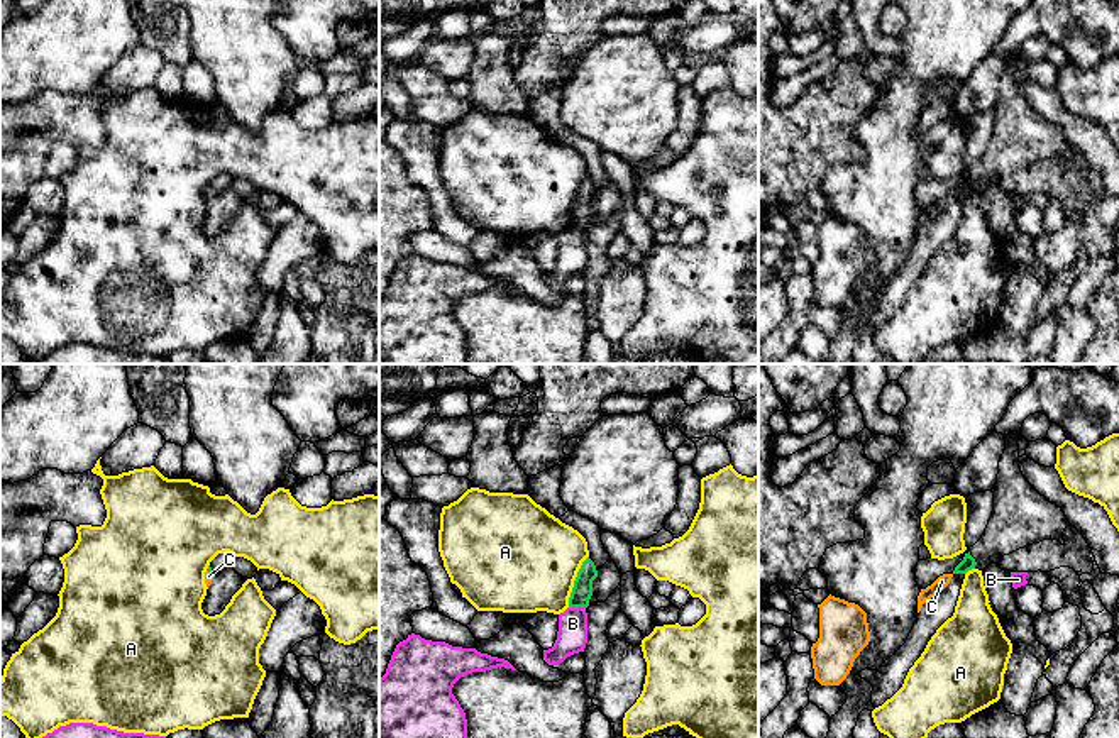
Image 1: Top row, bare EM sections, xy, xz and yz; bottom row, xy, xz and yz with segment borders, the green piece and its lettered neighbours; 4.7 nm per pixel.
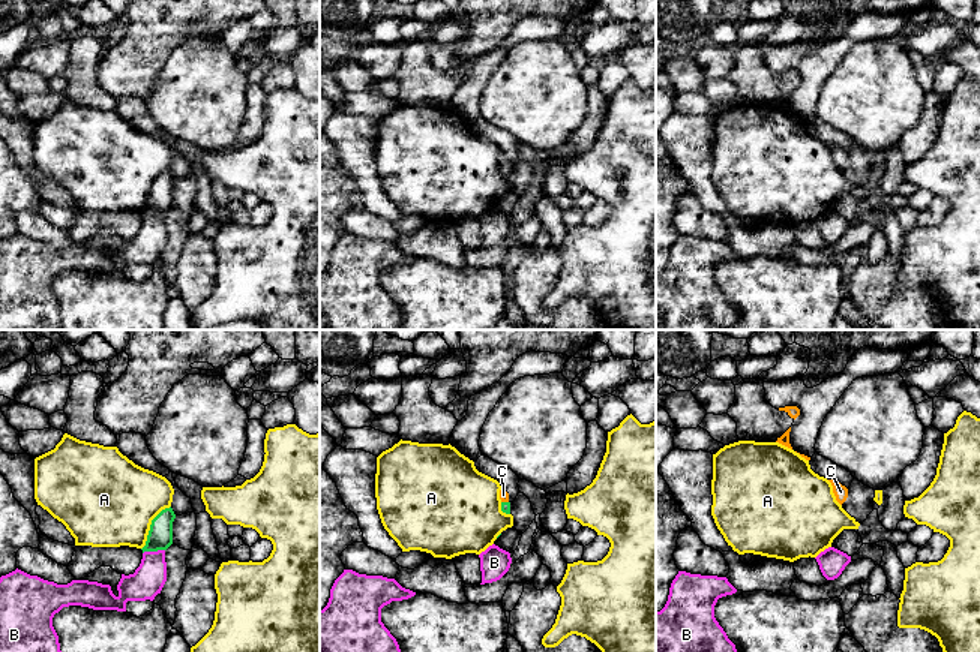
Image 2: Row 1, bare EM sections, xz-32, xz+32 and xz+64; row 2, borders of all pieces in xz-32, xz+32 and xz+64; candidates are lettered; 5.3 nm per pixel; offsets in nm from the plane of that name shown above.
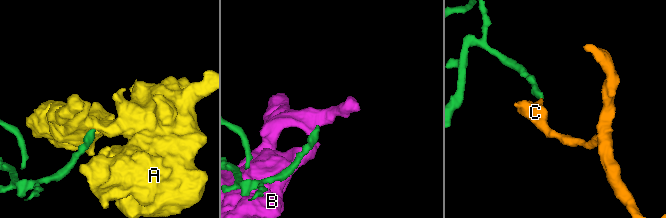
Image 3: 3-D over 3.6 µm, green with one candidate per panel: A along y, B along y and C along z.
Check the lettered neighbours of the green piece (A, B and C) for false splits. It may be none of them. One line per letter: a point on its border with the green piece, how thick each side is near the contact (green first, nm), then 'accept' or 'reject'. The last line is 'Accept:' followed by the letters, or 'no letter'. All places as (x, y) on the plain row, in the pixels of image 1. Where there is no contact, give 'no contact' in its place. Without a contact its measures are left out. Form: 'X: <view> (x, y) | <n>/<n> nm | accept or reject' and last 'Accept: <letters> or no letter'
A: xz (574, 202) | 100/480 nm | reject
B: xz (578, 227) | 100/140 nm | reject
C: xy (210, 192) | 20/50 nm | accept
Accept: C

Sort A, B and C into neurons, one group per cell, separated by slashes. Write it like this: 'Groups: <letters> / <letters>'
Groups: A / B / C

